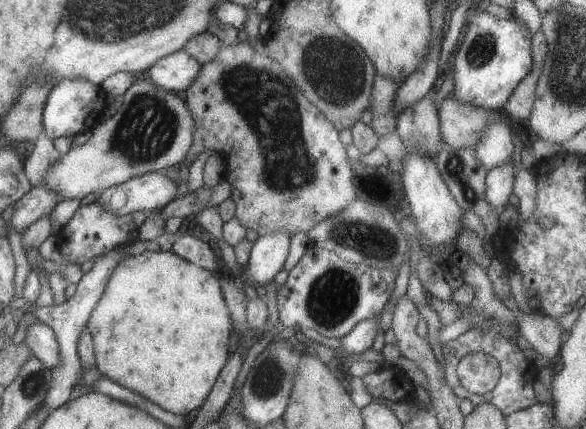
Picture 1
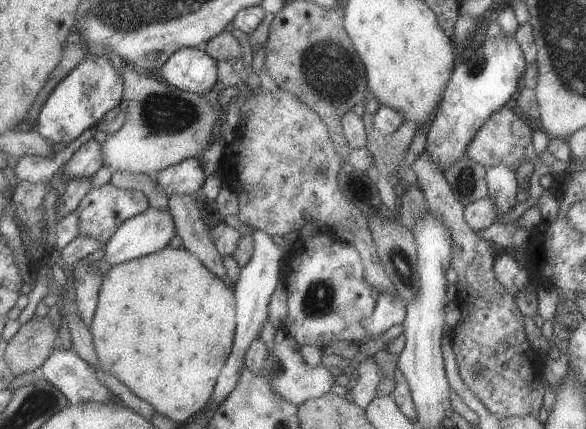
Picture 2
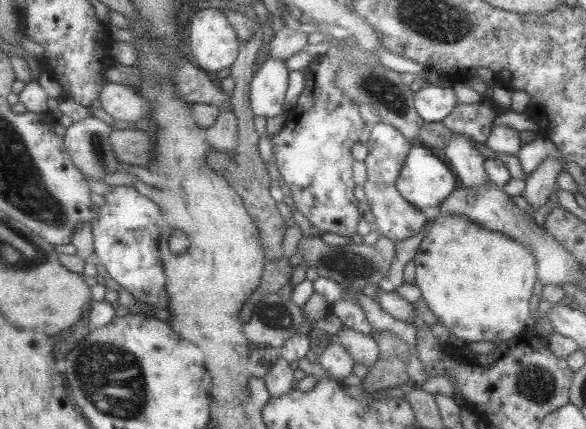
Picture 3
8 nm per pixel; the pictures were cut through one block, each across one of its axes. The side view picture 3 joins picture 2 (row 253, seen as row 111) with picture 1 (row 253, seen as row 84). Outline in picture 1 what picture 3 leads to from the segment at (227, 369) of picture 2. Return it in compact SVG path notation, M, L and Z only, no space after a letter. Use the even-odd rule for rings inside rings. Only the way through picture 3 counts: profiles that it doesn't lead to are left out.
M274 230L270 234L259 236L253 244L248 266L237 276L249 285L264 287L275 280L276 275L284 269L287 260L291 235L286 230Z

